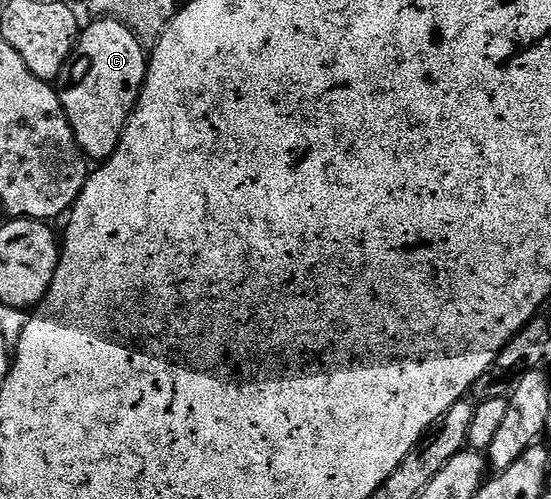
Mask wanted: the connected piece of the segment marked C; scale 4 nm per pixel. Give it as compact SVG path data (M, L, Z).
M96 18L82 28L79 41L75 45L75 53L71 57L62 75L57 80L59 100L69 117L69 125L77 137L77 145L91 161L105 161L117 149L123 136L127 122L139 102L139 92L143 89L143 81L147 78L148 56L145 48L133 37L133 33L116 19Z

